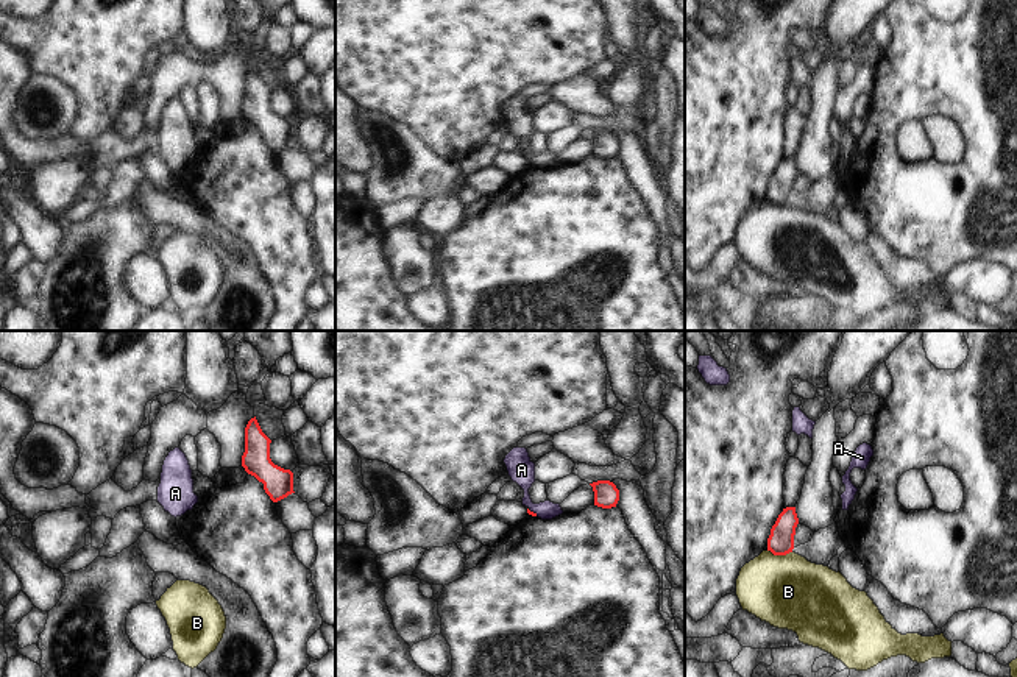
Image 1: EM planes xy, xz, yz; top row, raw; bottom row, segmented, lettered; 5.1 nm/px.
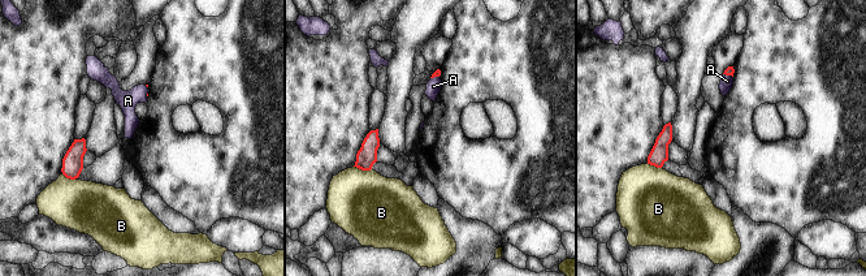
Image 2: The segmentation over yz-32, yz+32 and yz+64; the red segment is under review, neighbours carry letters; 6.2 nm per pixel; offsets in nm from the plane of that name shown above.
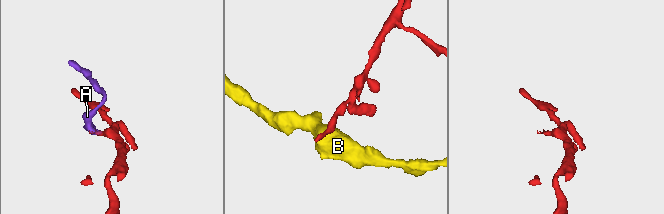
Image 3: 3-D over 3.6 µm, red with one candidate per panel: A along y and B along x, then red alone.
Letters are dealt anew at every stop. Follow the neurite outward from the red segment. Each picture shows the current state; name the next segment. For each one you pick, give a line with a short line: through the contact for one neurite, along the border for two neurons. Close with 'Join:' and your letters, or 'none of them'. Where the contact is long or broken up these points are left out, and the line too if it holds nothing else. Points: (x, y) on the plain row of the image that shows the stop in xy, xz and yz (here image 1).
A: line xz (529, 163), (532, 163), (526, 152), (521, 120)
Join: A

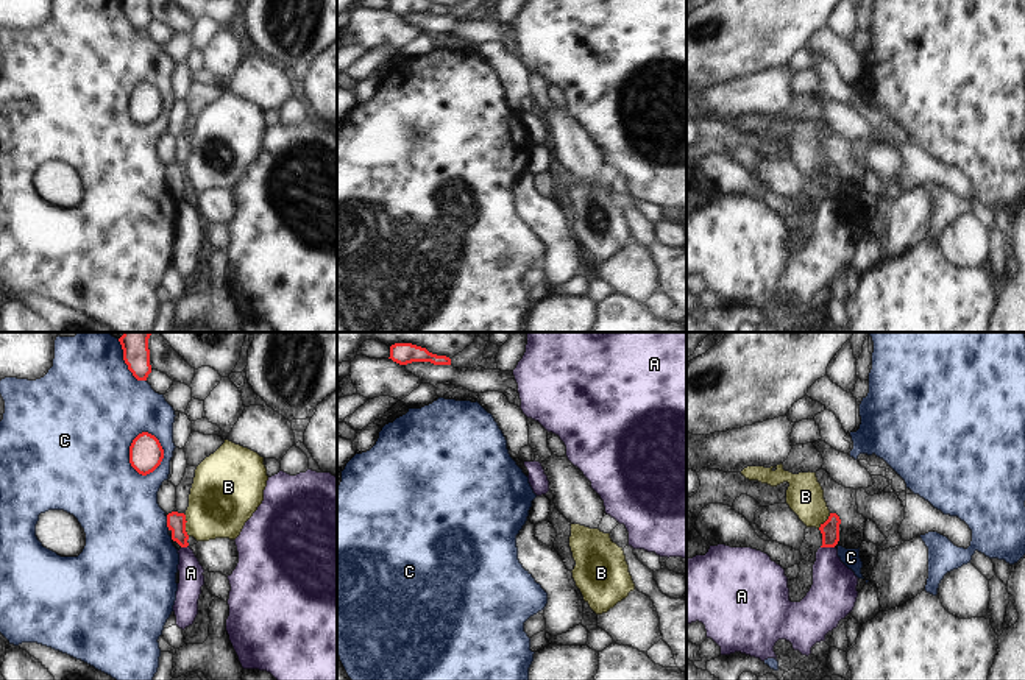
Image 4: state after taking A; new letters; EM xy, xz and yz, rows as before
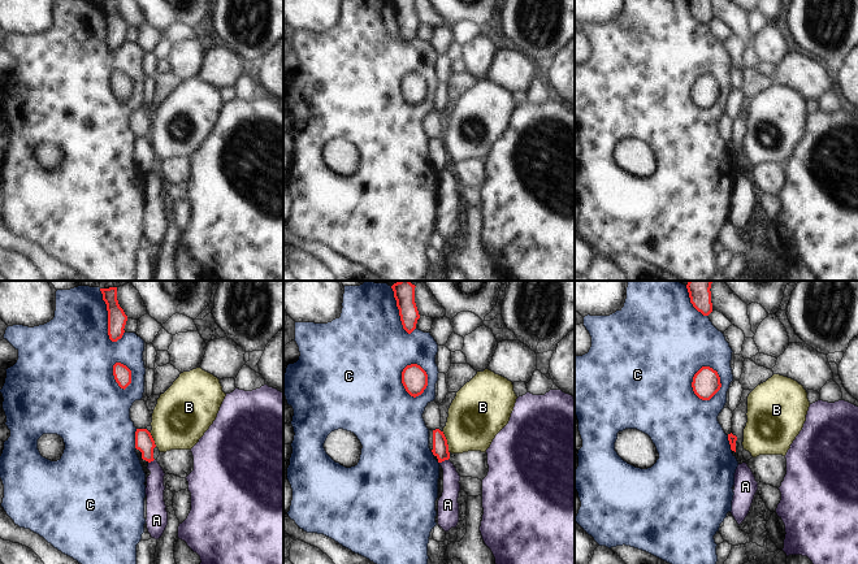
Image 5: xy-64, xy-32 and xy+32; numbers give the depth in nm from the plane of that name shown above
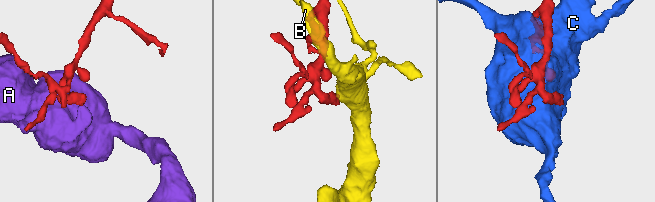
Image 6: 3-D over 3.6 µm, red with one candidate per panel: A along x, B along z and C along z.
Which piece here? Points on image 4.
Join: none of them

